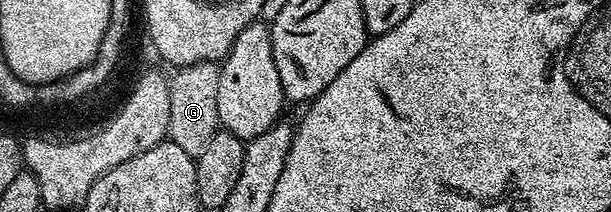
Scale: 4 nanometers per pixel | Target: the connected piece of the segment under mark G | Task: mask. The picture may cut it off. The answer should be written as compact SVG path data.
M199 62L189 66L181 66L175 71L176 75L168 78L170 88L170 124L168 138L182 152L193 159L206 149L206 144L214 140L216 131L221 129L218 120L218 80L220 66L215 62Z

